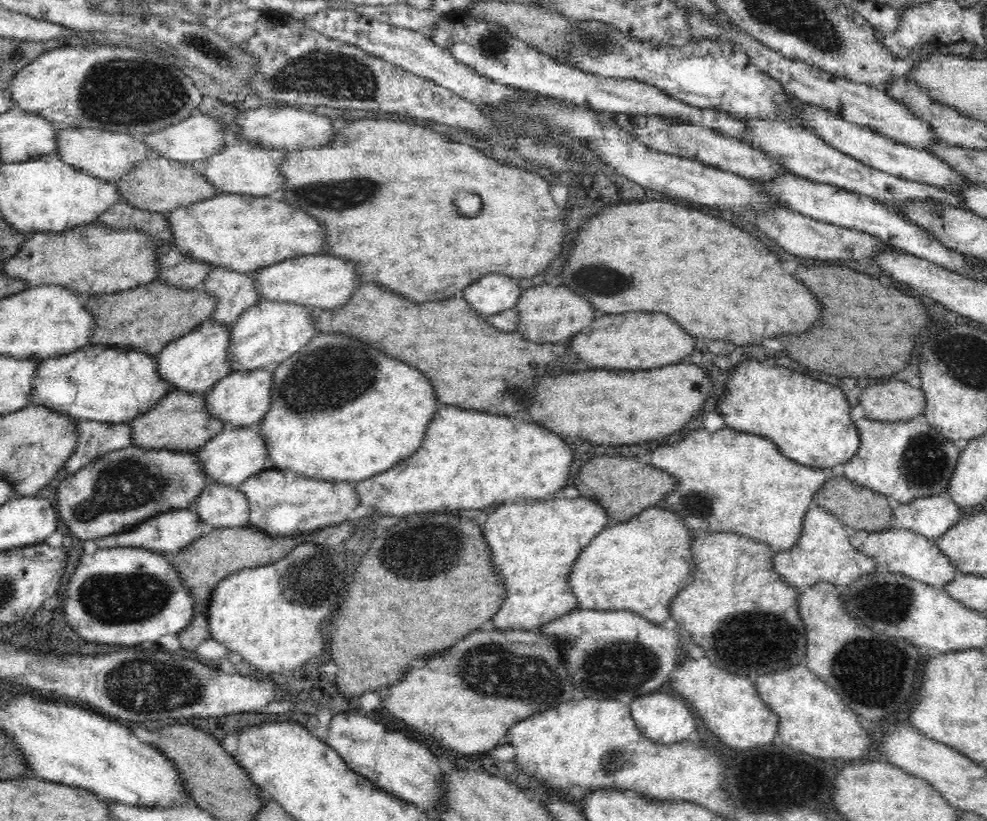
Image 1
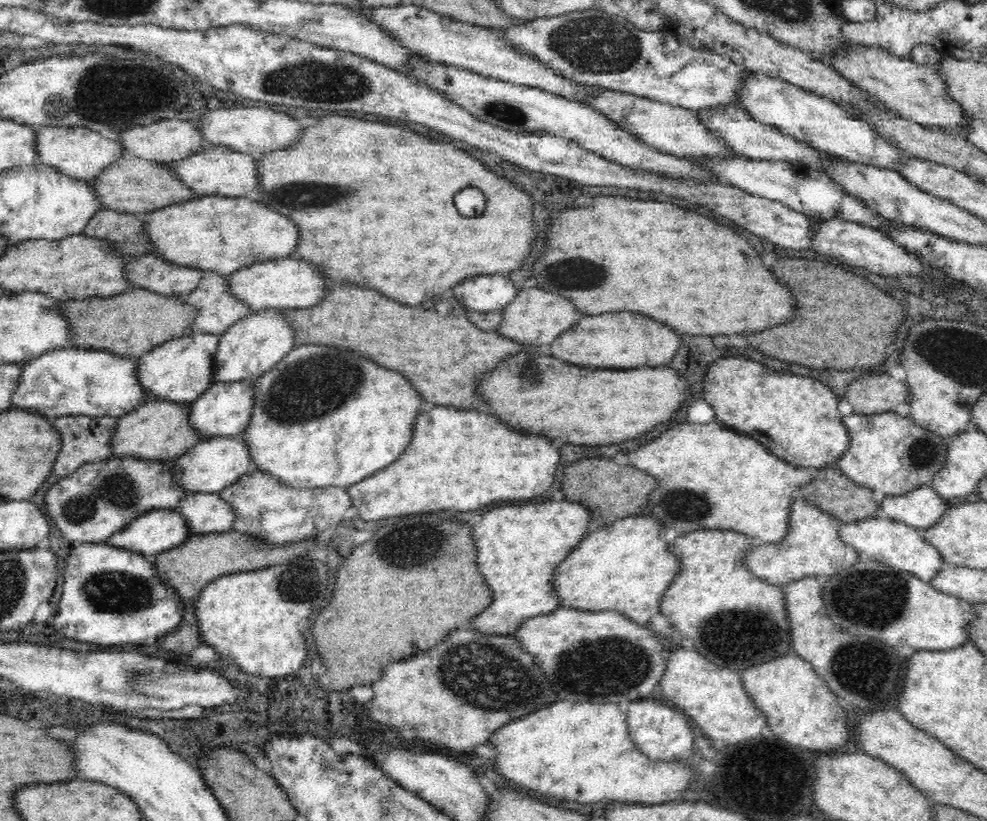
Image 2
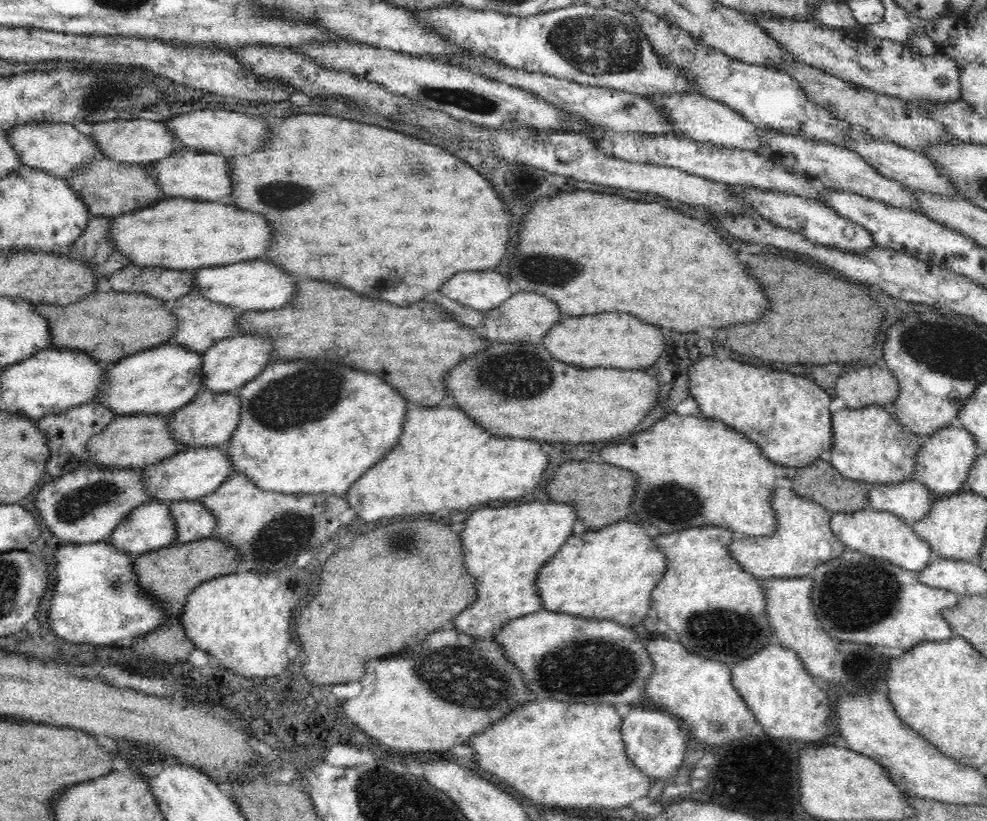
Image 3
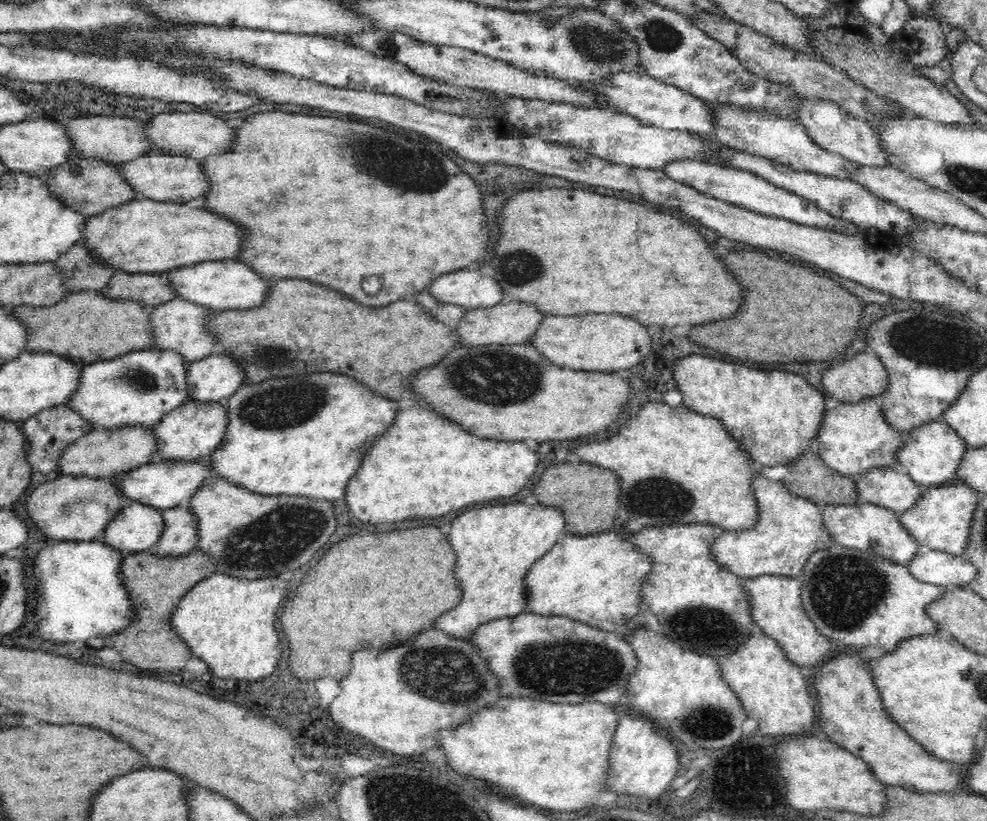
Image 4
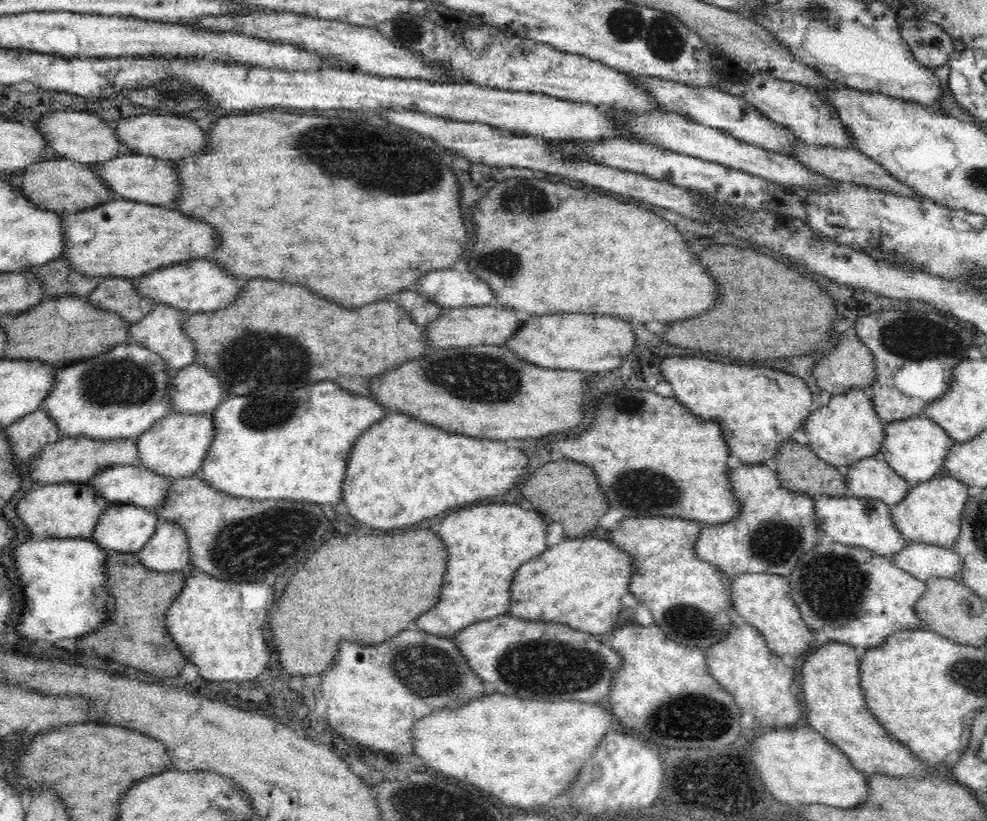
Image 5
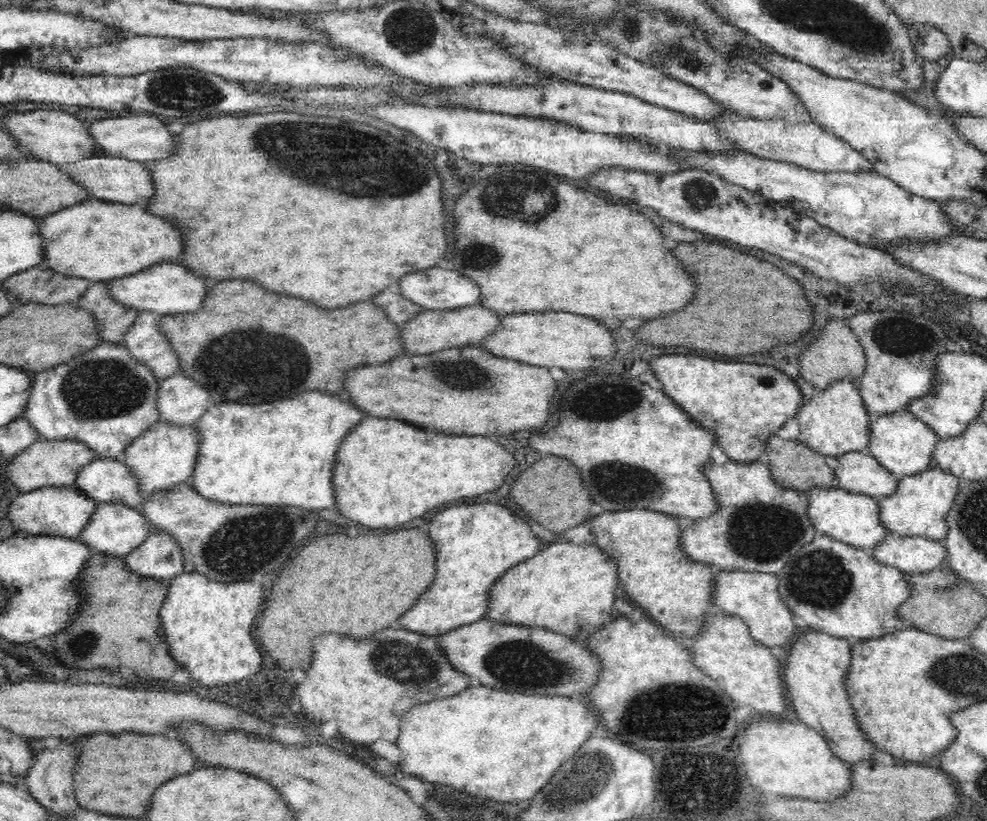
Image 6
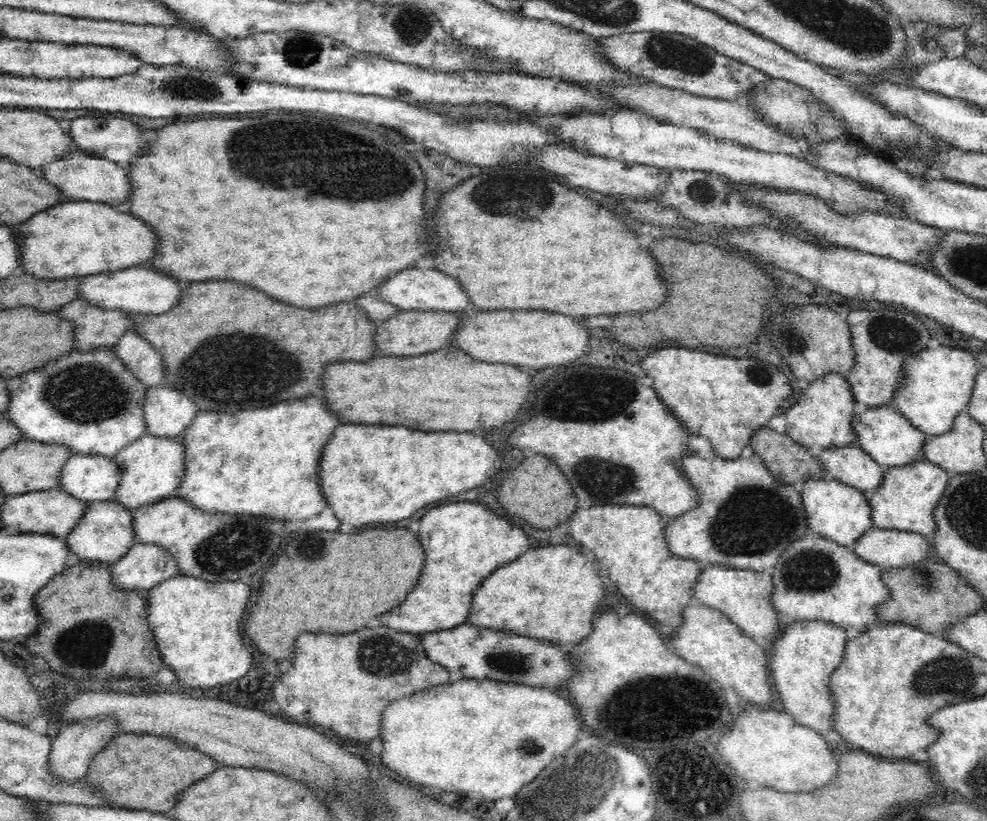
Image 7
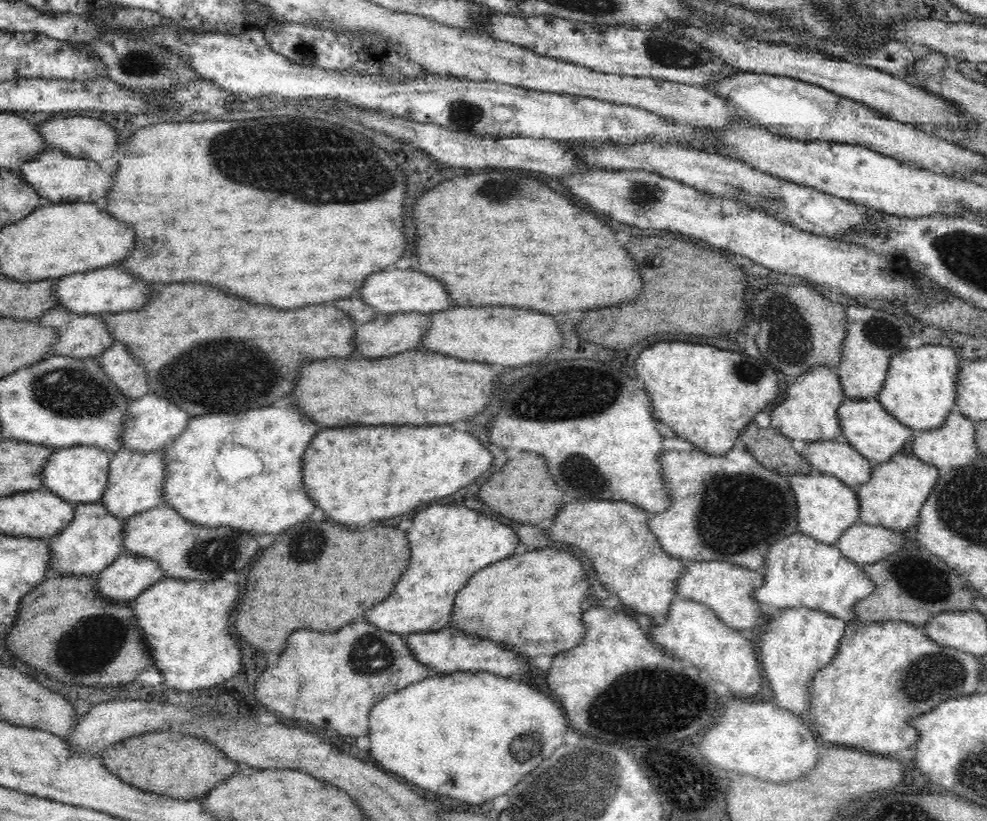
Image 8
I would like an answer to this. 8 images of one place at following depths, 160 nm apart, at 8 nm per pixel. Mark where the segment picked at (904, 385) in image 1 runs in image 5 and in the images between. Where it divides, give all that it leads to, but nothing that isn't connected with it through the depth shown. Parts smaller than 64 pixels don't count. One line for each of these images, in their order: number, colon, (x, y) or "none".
2: (878, 394)
3: (869, 386)
4: (864, 376)
5: (851, 366)

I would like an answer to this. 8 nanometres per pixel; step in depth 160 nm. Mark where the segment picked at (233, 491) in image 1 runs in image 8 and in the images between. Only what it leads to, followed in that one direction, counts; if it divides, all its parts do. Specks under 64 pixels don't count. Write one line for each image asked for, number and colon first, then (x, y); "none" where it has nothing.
2: (206, 512)
3: (194, 521)
4: (180, 535)
5: (168, 550)
6: (159, 557)
7: (144, 566)
8: (130, 574)

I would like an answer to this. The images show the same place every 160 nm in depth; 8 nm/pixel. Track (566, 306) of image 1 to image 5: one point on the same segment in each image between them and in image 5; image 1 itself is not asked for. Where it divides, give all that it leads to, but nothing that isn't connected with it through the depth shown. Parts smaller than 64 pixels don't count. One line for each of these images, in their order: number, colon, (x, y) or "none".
2: (535, 317)
3: (526, 318)
4: (517, 322)
5: (493, 324)

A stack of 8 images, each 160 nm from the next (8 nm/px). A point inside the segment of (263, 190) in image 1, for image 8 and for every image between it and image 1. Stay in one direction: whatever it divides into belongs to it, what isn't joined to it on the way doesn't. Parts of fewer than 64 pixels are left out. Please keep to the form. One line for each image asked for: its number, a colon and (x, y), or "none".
2: (220, 171)
3: (188, 174)
4: (157, 176)
5: (144, 179)
6: (109, 178)
7: (79, 177)
8: (56, 176)

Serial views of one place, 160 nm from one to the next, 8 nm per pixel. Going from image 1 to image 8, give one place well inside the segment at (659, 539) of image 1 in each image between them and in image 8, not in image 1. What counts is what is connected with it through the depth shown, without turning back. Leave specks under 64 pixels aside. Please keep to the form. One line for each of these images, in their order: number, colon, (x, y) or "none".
2: (625, 567)
3: (610, 574)
4: (597, 581)
5: (580, 582)
6: (569, 588)
7: (553, 593)
8: (532, 603)

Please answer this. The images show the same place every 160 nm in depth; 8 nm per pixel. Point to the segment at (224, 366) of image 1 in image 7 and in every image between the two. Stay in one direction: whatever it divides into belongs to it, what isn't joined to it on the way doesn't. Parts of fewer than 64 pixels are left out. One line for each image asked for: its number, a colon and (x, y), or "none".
2: (182, 369)
3: (162, 379)
4: (140, 387)
5: (121, 394)
6: (106, 398)
7: (91, 401)

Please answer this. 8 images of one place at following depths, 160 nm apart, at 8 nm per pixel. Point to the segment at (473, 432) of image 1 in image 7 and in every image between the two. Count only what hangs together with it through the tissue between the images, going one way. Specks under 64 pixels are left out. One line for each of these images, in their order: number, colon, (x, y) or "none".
2: (462, 461)
3: (443, 459)
4: (424, 465)
5: (402, 471)
6: (387, 473)
7: (369, 473)

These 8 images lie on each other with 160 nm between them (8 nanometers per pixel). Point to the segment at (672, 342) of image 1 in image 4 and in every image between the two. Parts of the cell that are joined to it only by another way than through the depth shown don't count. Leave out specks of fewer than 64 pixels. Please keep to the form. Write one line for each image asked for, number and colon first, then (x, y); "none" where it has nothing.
2: (607, 341)
3: (612, 340)
4: (607, 342)

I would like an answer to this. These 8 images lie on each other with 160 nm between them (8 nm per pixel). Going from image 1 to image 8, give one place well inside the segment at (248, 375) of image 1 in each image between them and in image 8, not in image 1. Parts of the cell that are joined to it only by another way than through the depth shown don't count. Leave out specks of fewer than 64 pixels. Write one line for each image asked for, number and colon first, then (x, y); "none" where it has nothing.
2: (225, 409)
3: (209, 419)
4: (193, 431)
5: (176, 445)
6: (165, 455)
7: (152, 467)
8: (136, 480)

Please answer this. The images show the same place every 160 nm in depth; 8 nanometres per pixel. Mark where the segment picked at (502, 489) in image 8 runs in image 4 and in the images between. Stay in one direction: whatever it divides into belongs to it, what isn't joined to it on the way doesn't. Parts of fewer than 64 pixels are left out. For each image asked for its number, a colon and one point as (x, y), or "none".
4: (588, 495)
5: (567, 492)
6: (553, 488)
7: (537, 491)

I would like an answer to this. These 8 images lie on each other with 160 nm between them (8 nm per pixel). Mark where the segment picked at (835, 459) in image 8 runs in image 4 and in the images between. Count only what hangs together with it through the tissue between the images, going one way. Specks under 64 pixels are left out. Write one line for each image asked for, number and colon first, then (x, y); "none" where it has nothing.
4: (893, 488)
5: (873, 478)
6: (857, 472)
7: (850, 465)

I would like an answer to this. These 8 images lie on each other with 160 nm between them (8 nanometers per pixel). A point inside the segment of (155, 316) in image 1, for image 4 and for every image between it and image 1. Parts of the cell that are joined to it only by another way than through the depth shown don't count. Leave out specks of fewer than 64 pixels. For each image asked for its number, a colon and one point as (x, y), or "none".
2: (134, 322)
3: (108, 325)
4: (86, 325)

